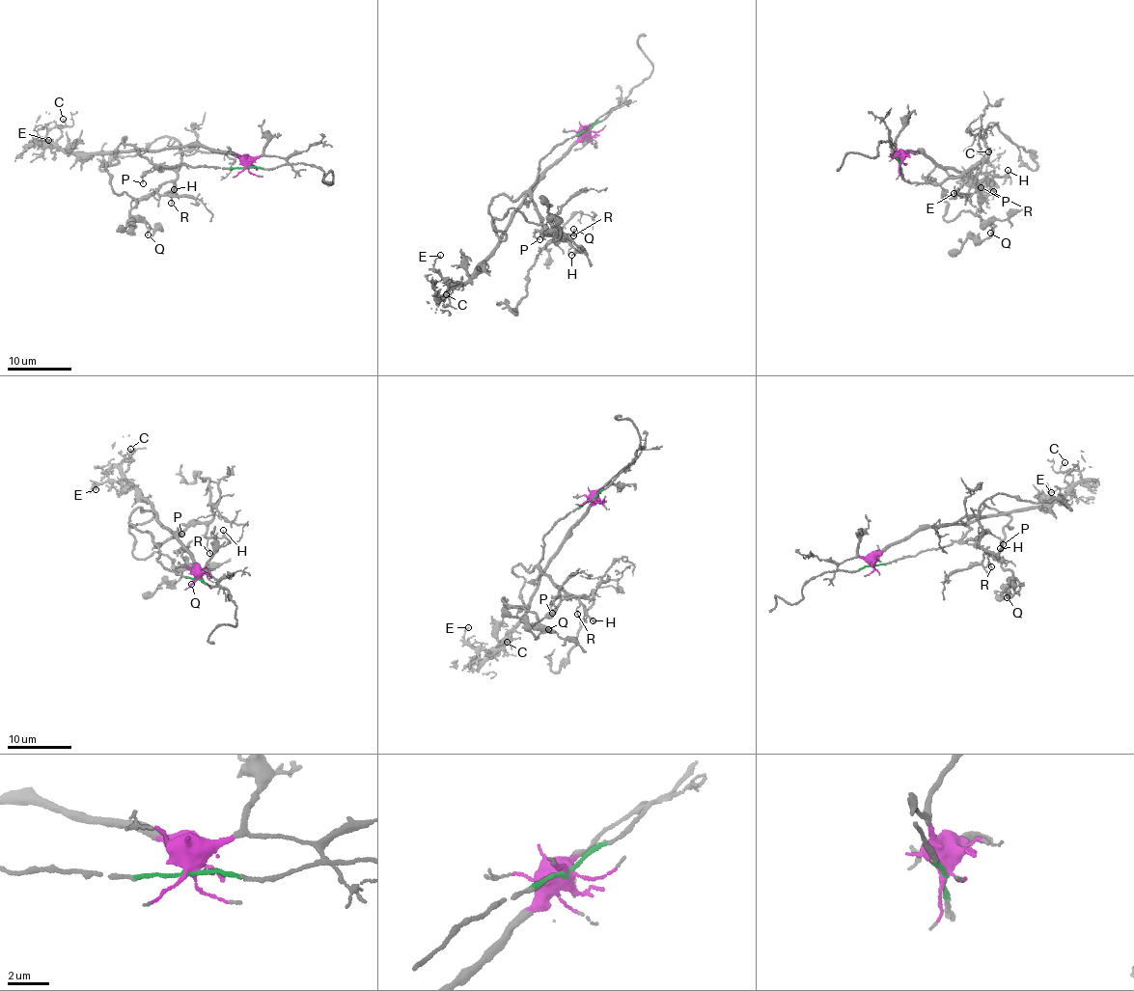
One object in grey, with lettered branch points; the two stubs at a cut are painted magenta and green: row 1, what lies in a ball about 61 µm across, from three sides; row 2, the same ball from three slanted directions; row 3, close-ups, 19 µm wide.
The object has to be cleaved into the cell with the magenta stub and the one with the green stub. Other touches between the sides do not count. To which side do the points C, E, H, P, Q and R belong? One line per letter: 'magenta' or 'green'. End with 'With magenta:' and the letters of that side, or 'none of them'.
C: magenta
E: magenta
H: green
P: green
Q: green
R: green
With magenta: C, E

